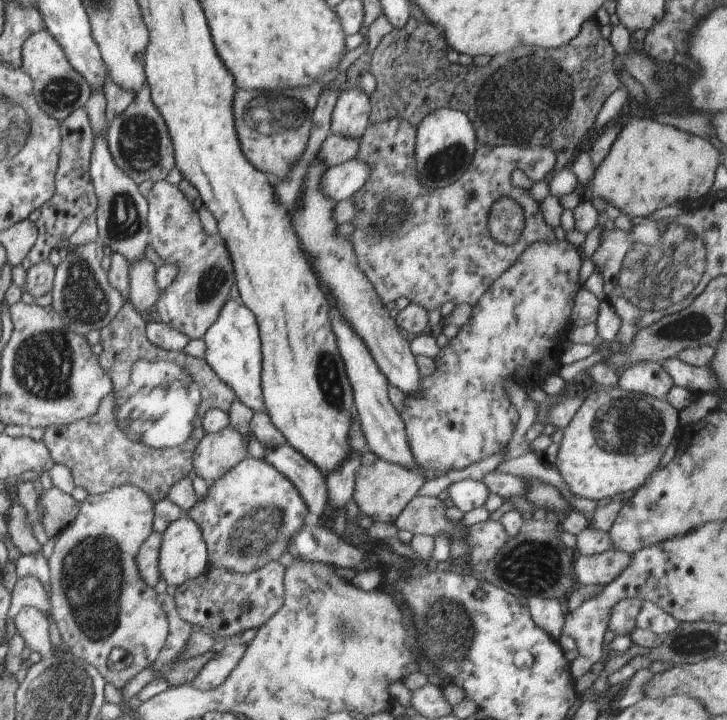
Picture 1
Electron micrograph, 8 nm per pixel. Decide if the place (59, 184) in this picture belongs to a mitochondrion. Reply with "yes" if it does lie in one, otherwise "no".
no

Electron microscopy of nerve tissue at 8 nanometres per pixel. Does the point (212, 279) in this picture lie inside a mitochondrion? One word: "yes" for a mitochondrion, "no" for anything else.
yes

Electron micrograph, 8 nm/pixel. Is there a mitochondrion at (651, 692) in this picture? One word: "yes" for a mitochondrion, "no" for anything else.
no

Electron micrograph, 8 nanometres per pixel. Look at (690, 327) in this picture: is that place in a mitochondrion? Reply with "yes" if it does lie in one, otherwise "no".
yes

